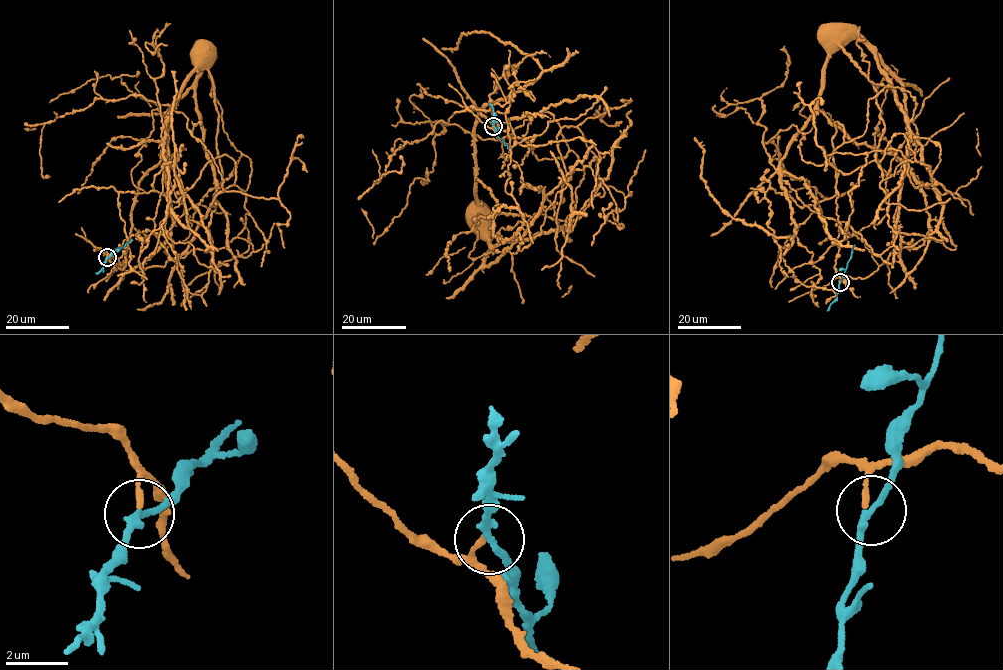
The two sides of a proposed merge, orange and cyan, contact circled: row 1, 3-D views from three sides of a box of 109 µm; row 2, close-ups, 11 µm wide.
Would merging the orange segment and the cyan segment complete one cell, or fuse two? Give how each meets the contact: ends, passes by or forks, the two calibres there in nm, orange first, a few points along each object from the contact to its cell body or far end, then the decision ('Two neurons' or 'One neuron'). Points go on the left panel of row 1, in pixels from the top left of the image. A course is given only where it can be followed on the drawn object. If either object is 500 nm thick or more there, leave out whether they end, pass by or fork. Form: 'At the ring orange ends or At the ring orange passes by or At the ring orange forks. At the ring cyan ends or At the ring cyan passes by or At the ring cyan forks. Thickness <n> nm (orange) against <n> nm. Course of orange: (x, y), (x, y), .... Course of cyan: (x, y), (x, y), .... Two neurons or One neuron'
At the ring orange ends. At the ring cyan passes by. Thickness 180 nm (orange) against 220 nm. Course of orange: (107, 257), (115, 270), (112, 256), (125, 265), (139, 183), (162, 157), (197, 52), (205, 55). Course of cyan: (107, 257), (132, 239). Two neurons

